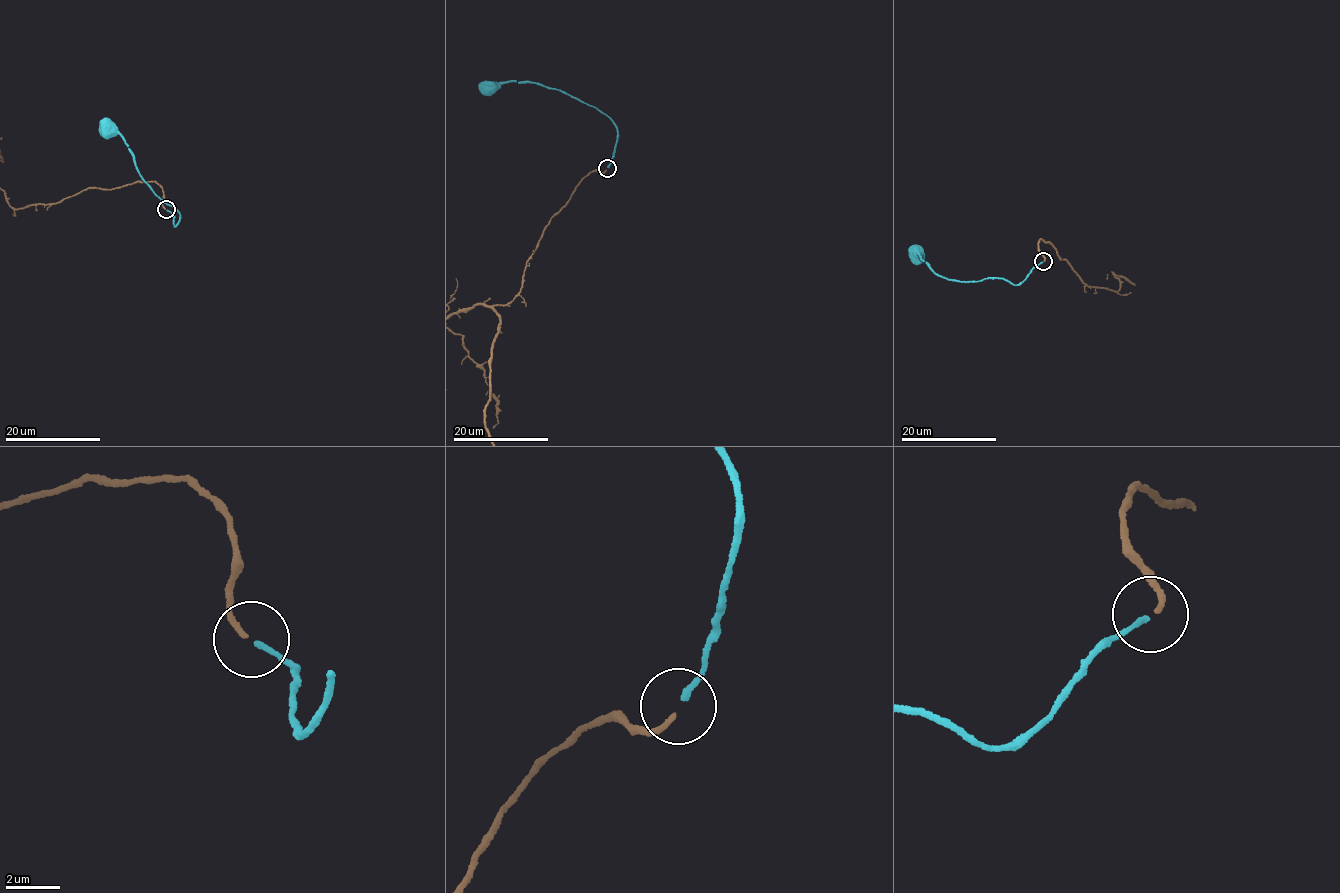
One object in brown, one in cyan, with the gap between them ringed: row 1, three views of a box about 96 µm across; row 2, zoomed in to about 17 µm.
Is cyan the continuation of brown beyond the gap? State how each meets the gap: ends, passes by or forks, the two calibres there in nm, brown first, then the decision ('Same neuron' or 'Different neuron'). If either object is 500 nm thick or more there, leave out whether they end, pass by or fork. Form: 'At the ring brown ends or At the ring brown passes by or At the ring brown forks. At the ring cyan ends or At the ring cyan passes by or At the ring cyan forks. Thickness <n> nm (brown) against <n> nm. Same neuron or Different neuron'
At the ring brown ends. At the ring cyan ends. Thickness 190 nm (brown) against 200 nm. Same neuron

